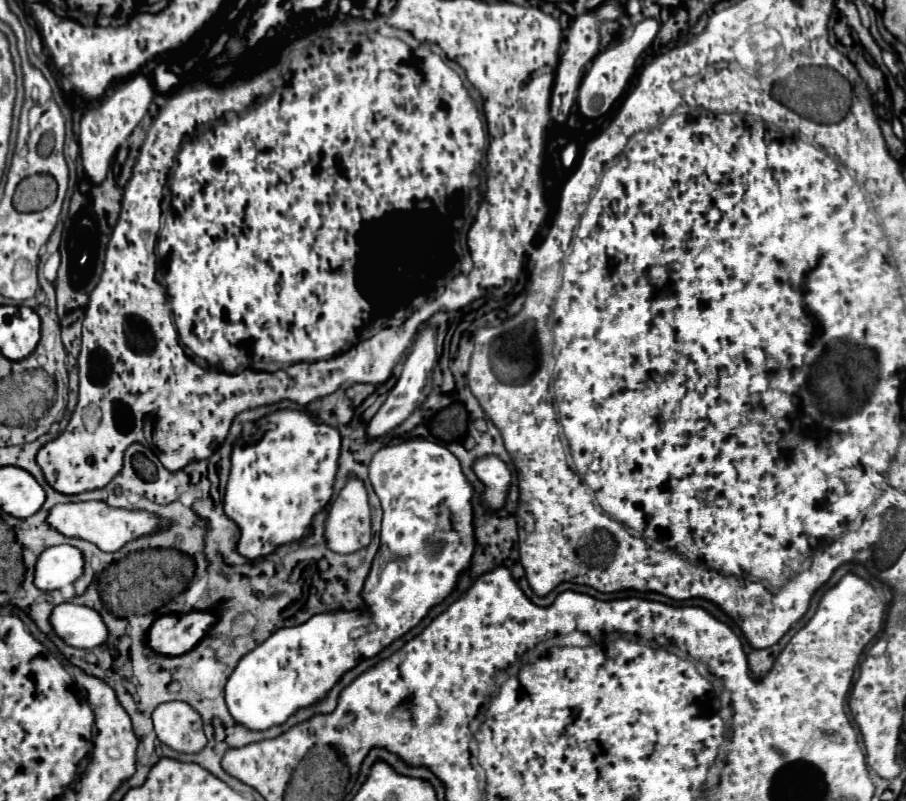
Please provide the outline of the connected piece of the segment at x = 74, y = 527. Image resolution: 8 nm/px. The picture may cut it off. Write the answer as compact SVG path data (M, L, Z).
M86 501L86 503L66 503L66 505L56 505L52 509L52 513L48 515L48 523L64 533L66 537L80 537L86 541L96 543L102 551L118 551L122 549L126 543L138 539L138 537L146 537L146 535L154 535L160 531L170 529L170 519L158 517L150 511L130 511L130 509L114 509L110 505L106 505L104 501Z

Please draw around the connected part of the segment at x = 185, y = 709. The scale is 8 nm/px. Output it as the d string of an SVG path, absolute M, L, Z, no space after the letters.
M184 701L158 705L152 719L158 739L174 751L200 753L208 743L202 729L200 713Z

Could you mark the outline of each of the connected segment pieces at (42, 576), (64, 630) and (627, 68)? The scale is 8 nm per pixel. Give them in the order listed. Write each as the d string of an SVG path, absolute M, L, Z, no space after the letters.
M56 545L46 549L36 563L36 587L52 591L74 583L84 575L84 563L84 553L72 545Z
M62 603L52 611L54 631L72 647L94 649L108 641L108 627L98 611L76 605Z
M644 19L642 23L636 25L632 37L622 37L618 43L610 45L604 53L600 53L592 61L592 65L586 71L578 91L578 109L584 117L596 119L596 117L604 115L612 107L612 103L624 93L630 75L633 75L636 71L634 63L640 57L640 53L643 53L646 47L649 47L650 43L654 41L658 27L660 27L660 23L656 19Z

